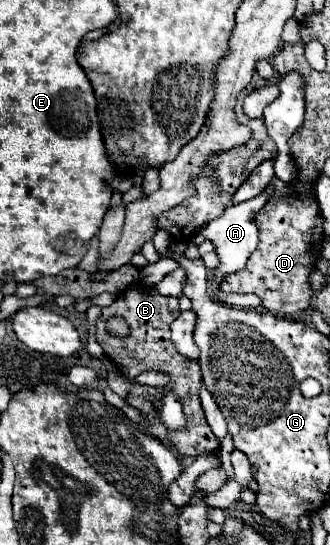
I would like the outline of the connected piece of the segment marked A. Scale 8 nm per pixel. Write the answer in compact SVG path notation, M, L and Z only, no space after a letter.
M262 193L246 203L236 203L232 207L228 207L224 211L224 215L220 215L218 219L214 219L212 223L204 225L198 230L192 237L192 242L196 245L200 245L205 240L212 241L216 245L216 253L220 257L220 265L216 269L216 277L224 277L228 273L234 273L234 271L240 271L244 269L250 253L256 249L258 245L258 227L256 227L256 213L264 207L264 203L268 201L268 193Z

